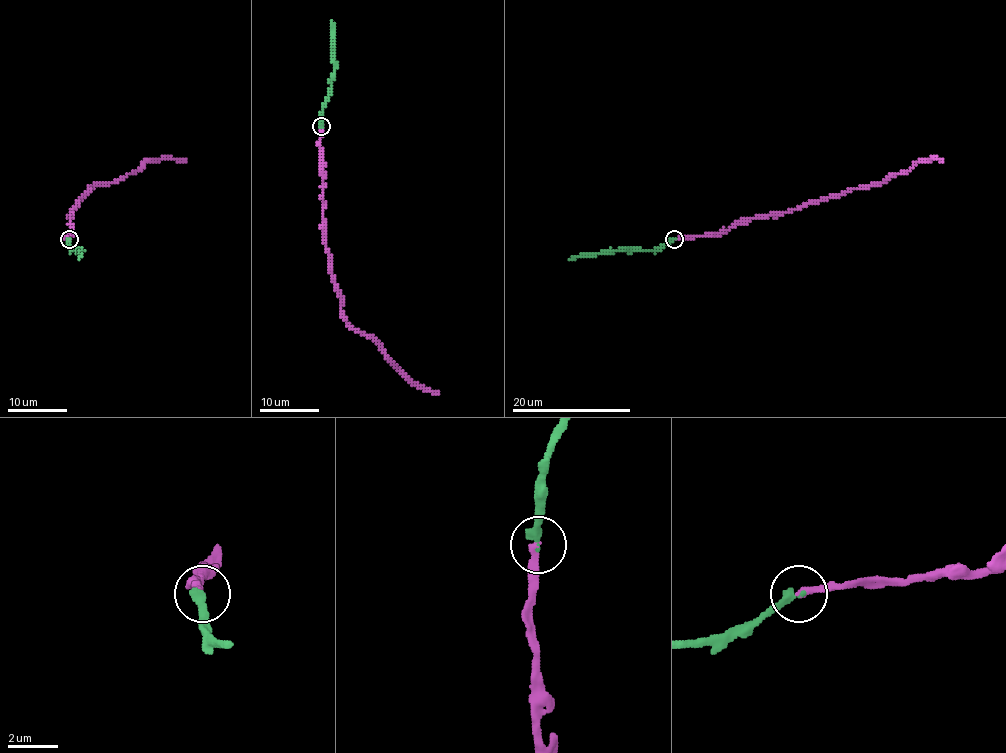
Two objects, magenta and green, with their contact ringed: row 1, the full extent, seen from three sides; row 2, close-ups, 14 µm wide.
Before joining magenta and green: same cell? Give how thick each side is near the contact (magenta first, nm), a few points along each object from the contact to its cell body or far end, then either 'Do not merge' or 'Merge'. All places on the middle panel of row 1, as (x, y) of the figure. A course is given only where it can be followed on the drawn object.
Thickness 280 nm (magenta) against 360 nm. Course of magenta: (322, 126), (323, 239), (342, 316), (354, 328), (371, 337), (418, 384), (439, 393). Course of green: (322, 126), (334, 72), (332, 21). Merge

